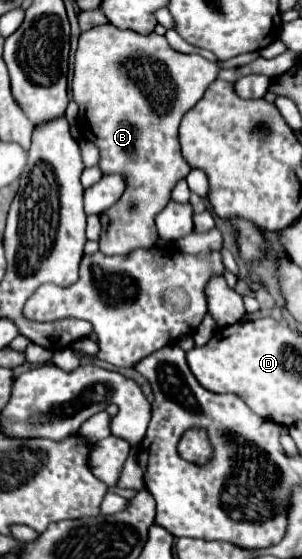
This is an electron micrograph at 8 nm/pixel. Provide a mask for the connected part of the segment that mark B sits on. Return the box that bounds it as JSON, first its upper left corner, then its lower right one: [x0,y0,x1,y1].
[72,23,256,255]

